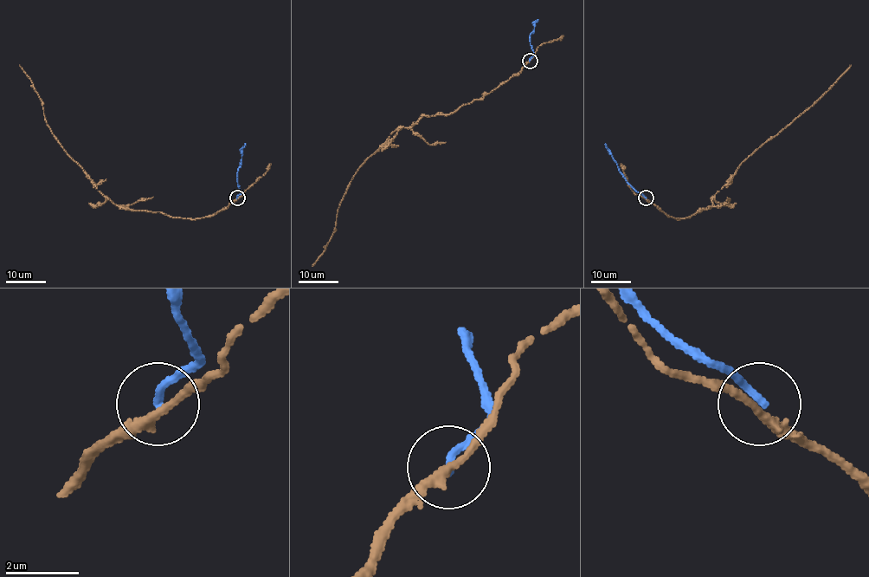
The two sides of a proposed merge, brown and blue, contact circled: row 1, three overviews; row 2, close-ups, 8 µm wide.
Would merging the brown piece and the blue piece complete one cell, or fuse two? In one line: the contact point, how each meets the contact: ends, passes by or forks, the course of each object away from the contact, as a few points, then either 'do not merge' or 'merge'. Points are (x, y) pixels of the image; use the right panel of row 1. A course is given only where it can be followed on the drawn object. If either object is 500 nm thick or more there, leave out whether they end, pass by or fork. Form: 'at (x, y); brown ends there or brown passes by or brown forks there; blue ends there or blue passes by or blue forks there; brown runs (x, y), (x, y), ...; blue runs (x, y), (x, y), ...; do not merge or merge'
at (646, 197); brown passes by; blue ends there; brown runs (646, 198), (666, 216), (683, 219), (708, 209), (737, 167), (816, 101), (851, 65); blue runs (646, 197), (620, 171), (605, 143); do not merge

